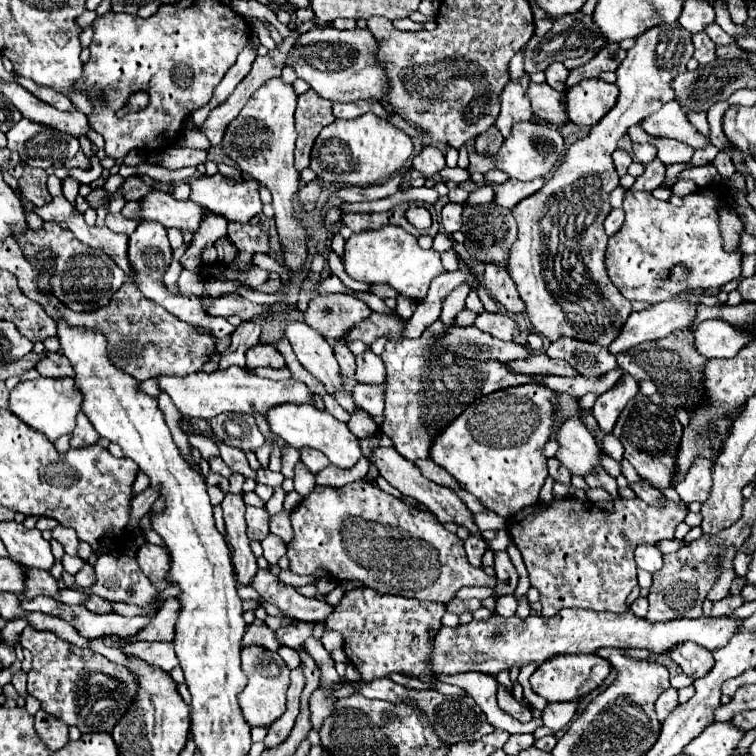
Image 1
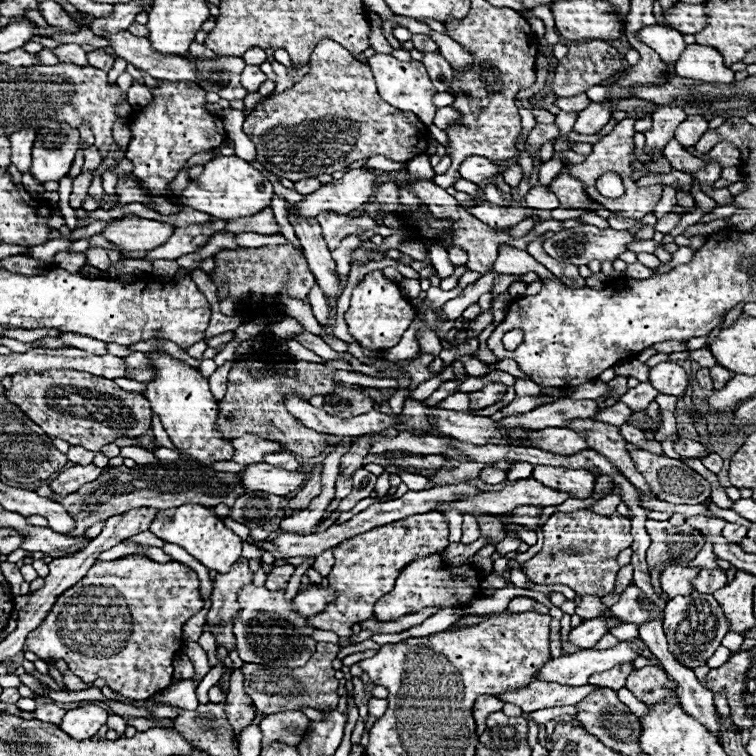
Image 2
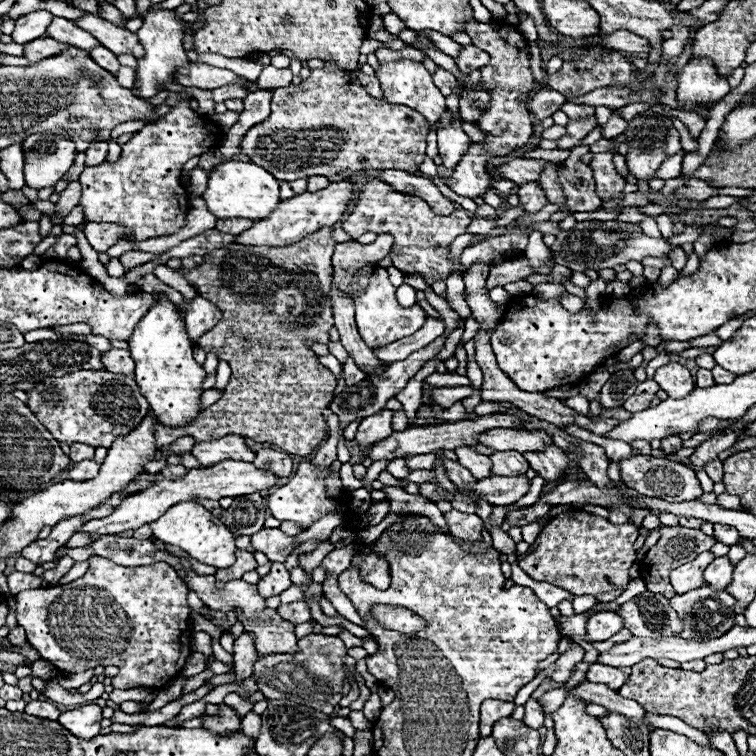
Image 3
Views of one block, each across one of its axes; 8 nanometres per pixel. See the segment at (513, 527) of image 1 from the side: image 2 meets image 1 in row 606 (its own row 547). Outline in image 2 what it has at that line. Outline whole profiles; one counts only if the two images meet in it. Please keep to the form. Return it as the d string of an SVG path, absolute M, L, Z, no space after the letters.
M578 510L572 514L558 512L542 526L544 546L528 562L524 562L524 574L536 584L566 584L578 596L606 596L614 590L618 552L632 546L630 520L624 516L600 516L590 510Z

